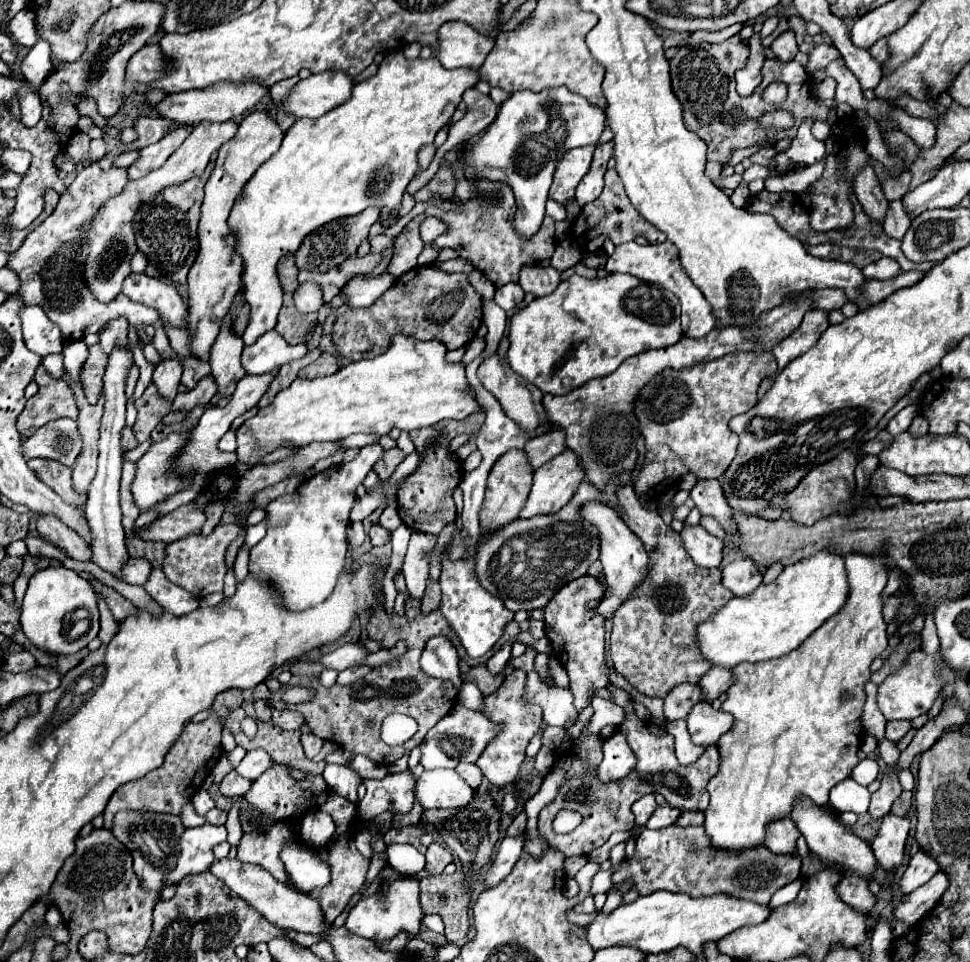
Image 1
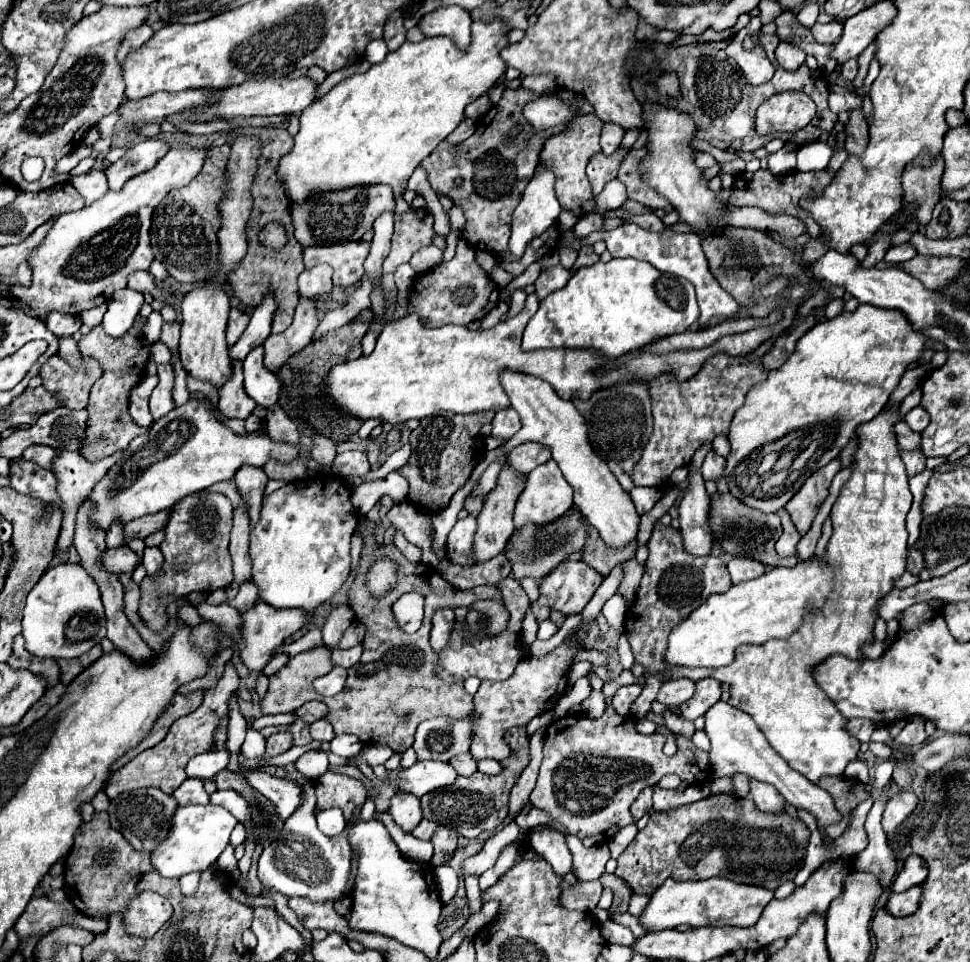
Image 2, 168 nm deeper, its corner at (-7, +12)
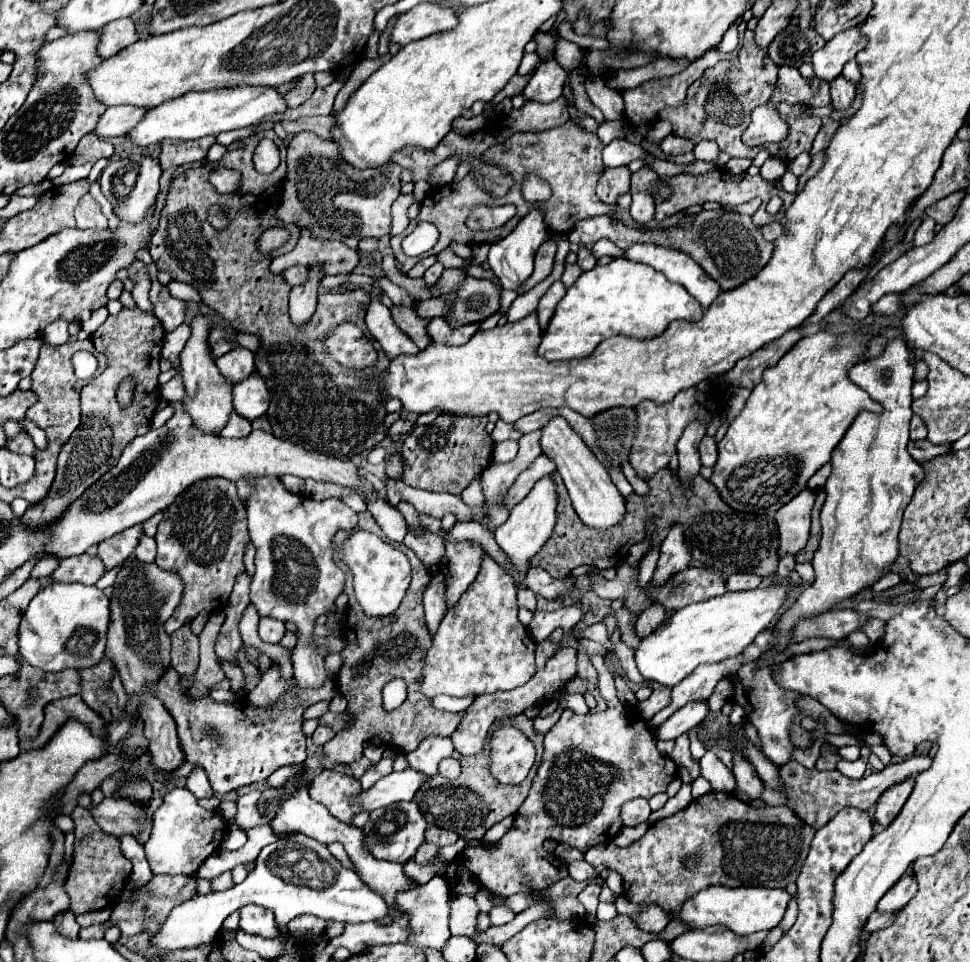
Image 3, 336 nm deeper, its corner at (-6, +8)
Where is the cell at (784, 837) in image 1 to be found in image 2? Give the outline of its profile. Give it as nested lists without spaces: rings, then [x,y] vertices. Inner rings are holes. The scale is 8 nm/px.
[[[750,781],[750,797],[756,803],[756,807],[764,813],[774,813],[774,815],[782,815],[786,813],[784,809],[784,797],[776,791],[776,787],[756,781]]]

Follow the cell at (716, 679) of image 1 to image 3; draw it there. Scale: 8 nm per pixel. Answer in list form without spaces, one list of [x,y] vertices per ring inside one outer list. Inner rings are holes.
[[[687,703],[687,707],[681,707],[675,711],[665,723],[661,723],[655,729],[655,739],[667,741],[667,739],[677,739],[679,735],[691,731],[697,727],[709,713],[707,703]]]

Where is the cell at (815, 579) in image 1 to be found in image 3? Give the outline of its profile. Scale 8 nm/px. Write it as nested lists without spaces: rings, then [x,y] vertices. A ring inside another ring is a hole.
[[[789,585],[757,587],[713,597],[709,601],[691,603],[673,613],[673,617],[657,627],[649,637],[641,639],[635,649],[635,663],[647,681],[673,687],[681,683],[697,665],[717,663],[727,657],[739,655],[763,629],[773,627],[779,607],[785,603]]]

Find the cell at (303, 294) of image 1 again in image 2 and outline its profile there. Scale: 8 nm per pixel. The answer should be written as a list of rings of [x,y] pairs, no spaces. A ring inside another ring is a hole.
[[[316,265],[312,269],[302,271],[298,277],[300,295],[306,299],[318,299],[332,291],[332,267],[328,265]]]

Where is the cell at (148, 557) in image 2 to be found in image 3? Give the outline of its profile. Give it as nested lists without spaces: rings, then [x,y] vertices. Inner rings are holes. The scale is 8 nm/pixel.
[[[141,535],[143,539],[139,541],[139,545],[135,547],[135,557],[139,561],[155,561],[155,539],[153,537],[147,537],[147,535]]]

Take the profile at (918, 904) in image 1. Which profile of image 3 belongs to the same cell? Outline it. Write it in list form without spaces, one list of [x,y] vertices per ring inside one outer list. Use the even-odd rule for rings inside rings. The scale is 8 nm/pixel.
[[[875,911],[869,919],[867,919],[867,923],[863,925],[863,931],[865,933],[873,933],[873,931],[879,931],[879,929],[883,929],[883,927],[889,927],[893,923],[893,913],[879,913],[879,911]]]

